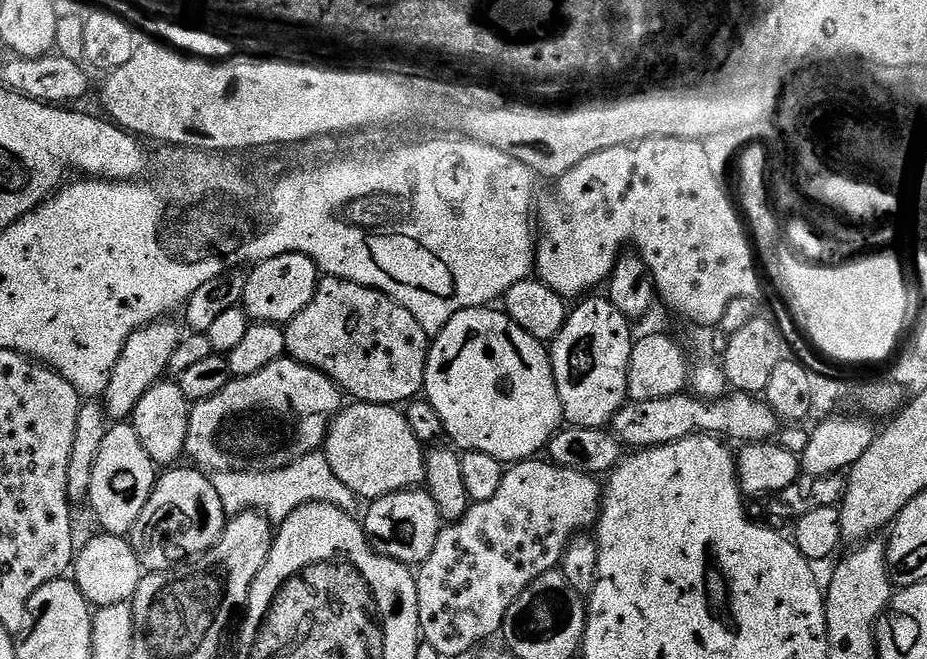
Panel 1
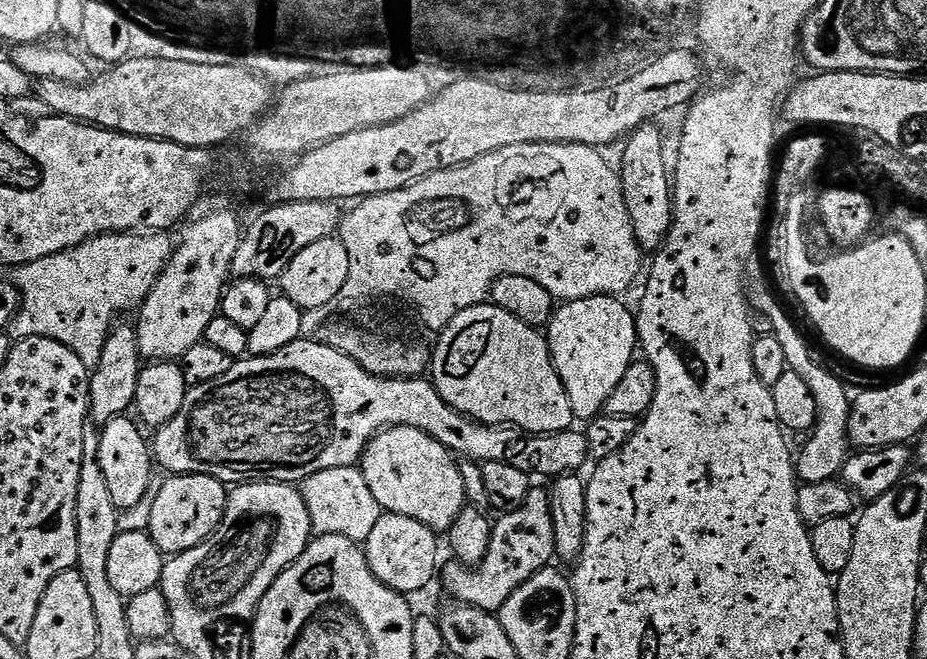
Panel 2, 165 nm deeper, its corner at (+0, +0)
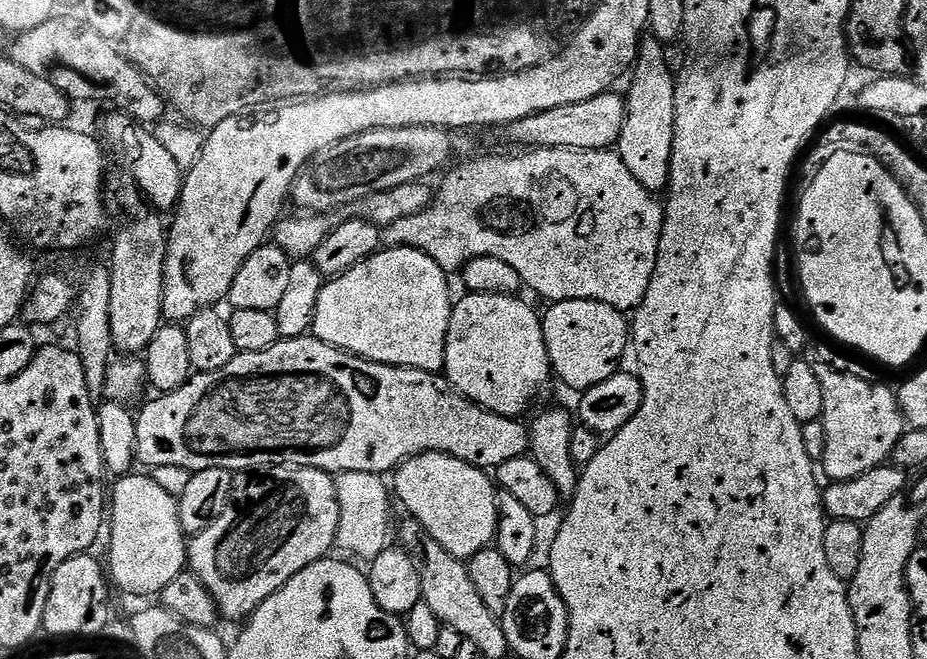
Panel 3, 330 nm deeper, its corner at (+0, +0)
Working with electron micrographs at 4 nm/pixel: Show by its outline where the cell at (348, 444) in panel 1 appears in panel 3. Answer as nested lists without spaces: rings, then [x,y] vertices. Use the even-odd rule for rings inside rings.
[[[423,452],[405,460],[395,469],[395,476],[395,499],[400,499],[407,515],[419,522],[430,538],[454,558],[467,562],[495,541],[500,513],[496,505],[498,488],[485,469],[475,468],[441,452]]]

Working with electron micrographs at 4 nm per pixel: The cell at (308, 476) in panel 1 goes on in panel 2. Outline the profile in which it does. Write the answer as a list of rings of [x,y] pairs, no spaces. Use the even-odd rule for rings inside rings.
[[[355,465],[319,471],[318,474],[308,476],[300,489],[310,510],[315,535],[344,536],[357,542],[367,542],[370,530],[378,526],[378,518],[382,514],[380,503],[374,494],[370,494],[366,478]]]

